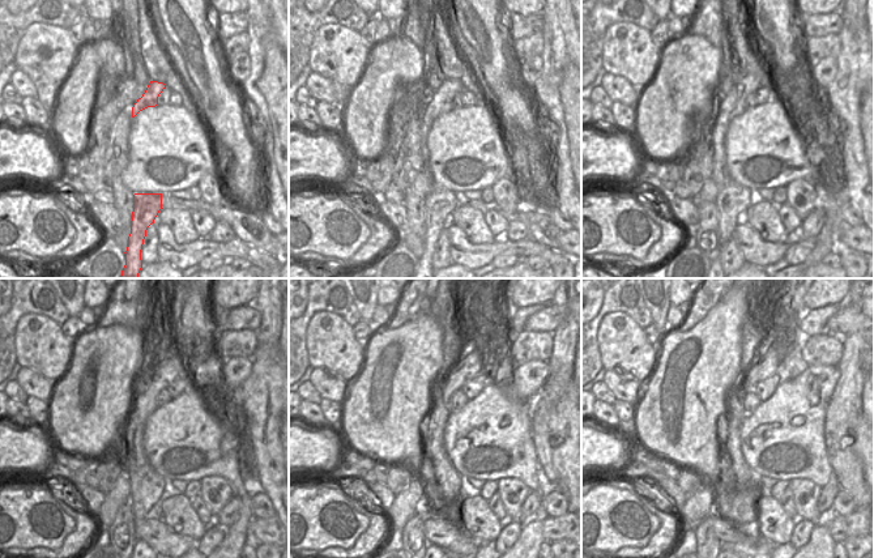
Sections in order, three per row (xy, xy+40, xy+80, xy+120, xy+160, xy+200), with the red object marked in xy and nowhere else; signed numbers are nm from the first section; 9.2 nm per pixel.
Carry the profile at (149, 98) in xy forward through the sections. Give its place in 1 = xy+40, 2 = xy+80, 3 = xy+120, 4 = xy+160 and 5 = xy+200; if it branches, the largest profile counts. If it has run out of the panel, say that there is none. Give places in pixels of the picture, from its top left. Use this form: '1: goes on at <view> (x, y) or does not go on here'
1: goes on at xy+40 (439, 203)
2: goes on at xy+80 (733, 199)
3: goes on at xy+120 (146, 486)
4: goes on at xy+160 (442, 482)
5: goes on at xy+200 (733, 469)

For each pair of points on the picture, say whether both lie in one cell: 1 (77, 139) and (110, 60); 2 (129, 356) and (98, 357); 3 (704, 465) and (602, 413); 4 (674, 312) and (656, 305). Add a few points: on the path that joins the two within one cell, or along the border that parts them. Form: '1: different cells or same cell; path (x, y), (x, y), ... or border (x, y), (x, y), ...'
1: same cell; path (77, 118), (77, 94), (81, 84), (89, 76)
2: same cell; path (122, 356), (106, 357)
3: different cells; border (632, 420), (634, 426)
4: different cells; border (669, 306), (666, 322), (673, 328)

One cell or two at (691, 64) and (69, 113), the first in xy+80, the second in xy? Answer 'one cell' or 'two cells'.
one cell

